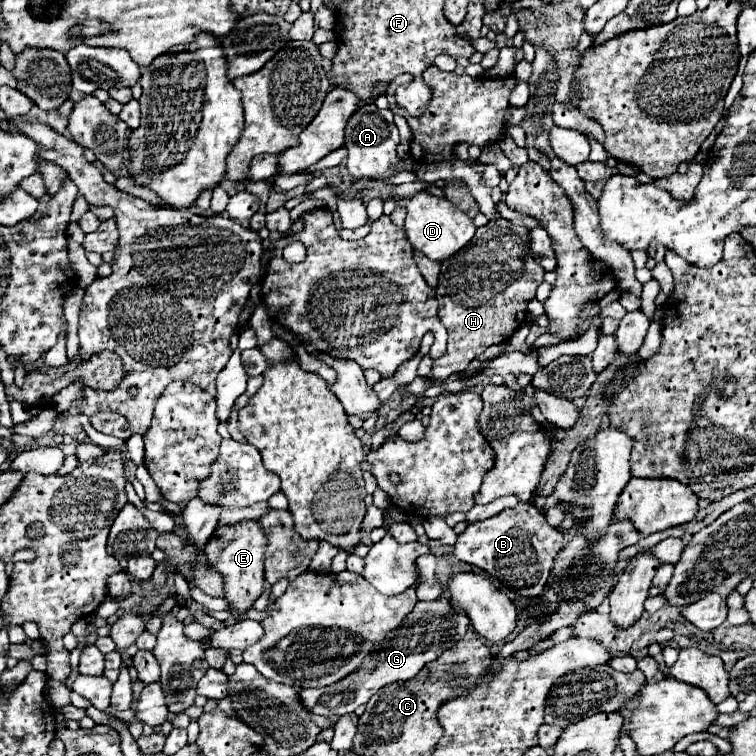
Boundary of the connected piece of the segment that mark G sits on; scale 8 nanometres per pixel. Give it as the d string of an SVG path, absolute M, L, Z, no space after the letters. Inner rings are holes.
M434 599L434 601L418 601L412 613L408 613L406 621L396 627L396 631L390 631L386 639L374 647L374 651L368 655L368 667L358 667L352 675L344 677L340 683L334 683L332 687L320 687L320 689L302 689L300 699L304 707L308 707L316 715L324 717L340 717L346 713L354 713L358 705L366 705L368 699L382 687L398 681L408 681L418 675L418 671L438 659L446 649L452 649L470 627L470 619L464 609L454 607L448 599Z

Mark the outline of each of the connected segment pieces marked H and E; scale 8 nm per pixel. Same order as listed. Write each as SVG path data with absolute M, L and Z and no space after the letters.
M502 217L480 227L466 247L448 261L442 261L436 299L440 303L438 317L448 331L448 351L442 359L436 359L434 377L444 381L452 373L462 373L468 363L488 347L508 341L510 335L524 325L526 305L536 297L542 281L544 269L528 251L526 227L512 225Z
M240 521L236 525L218 527L204 549L206 563L210 571L216 571L224 577L224 599L228 601L230 613L234 619L240 619L254 601L262 595L264 585L264 531L260 531L258 521Z

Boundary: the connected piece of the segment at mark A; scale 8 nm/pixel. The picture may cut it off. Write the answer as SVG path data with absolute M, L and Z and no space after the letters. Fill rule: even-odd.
M374 103L362 105L352 119L348 121L346 127L346 149L348 149L348 159L346 167L354 177L390 177L396 175L392 167L400 163L396 155L396 147L400 143L398 129L394 125L394 115L390 109L378 109Z

